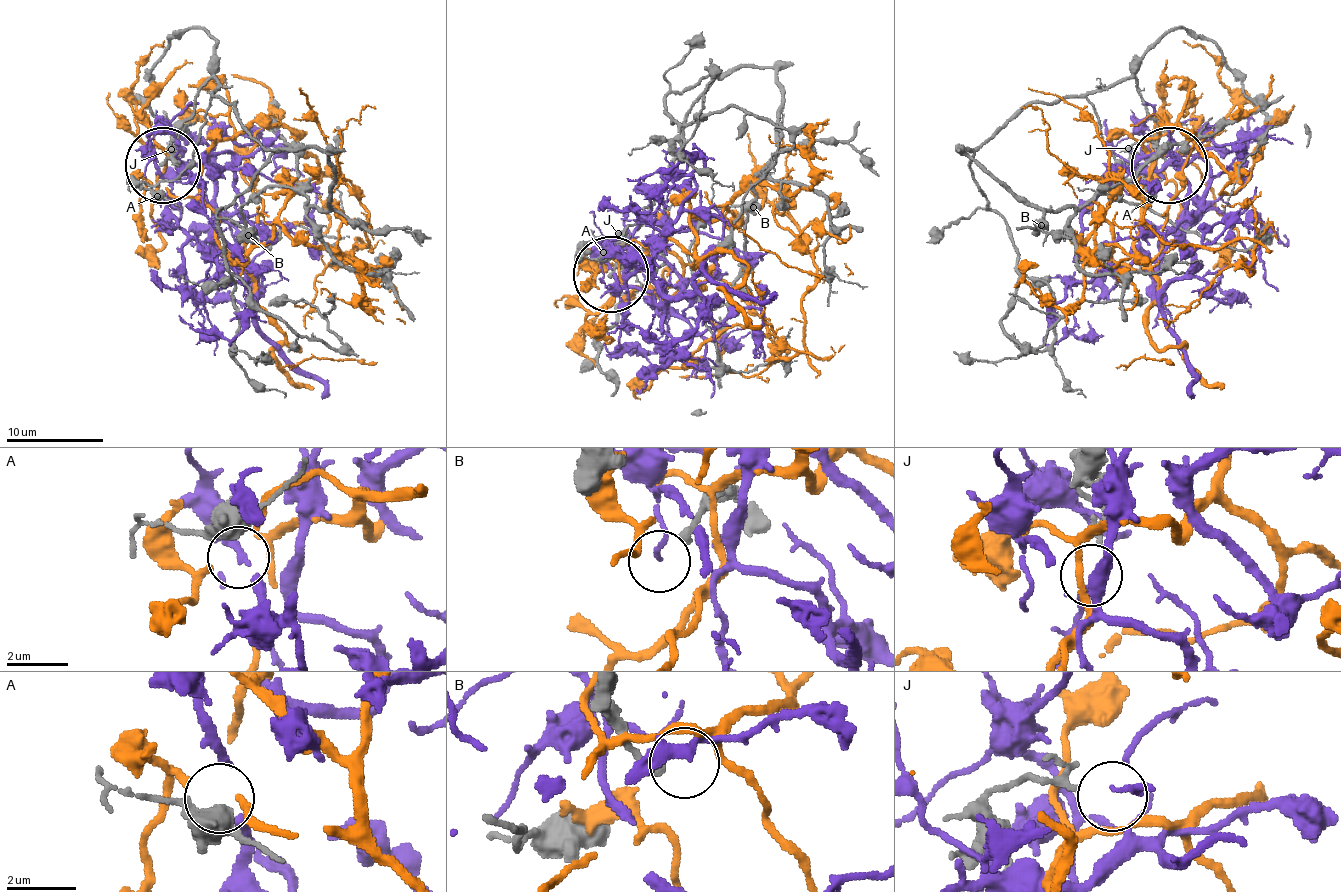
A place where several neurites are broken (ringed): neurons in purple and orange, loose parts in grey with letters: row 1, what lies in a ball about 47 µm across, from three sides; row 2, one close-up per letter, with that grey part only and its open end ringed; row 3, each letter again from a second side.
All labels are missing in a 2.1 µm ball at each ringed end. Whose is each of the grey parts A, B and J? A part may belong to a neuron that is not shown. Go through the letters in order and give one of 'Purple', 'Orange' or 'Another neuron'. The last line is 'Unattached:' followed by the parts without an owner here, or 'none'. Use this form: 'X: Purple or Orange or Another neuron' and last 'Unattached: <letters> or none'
A: Purple
B: Another neuron
J: Another neuron
Unattached: B, J

